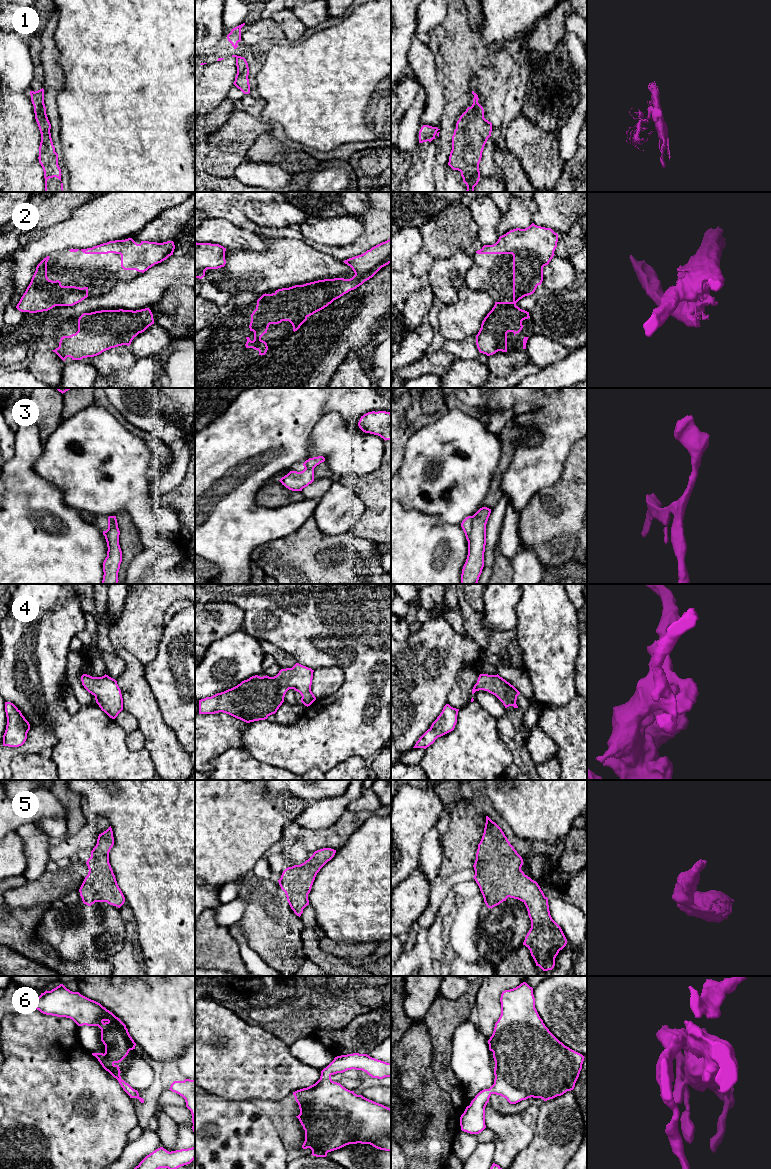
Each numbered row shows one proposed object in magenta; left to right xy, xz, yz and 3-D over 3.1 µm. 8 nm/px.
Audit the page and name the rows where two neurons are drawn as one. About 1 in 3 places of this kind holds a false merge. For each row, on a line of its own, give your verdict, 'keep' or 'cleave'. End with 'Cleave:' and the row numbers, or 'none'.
1: keep
2: cleave
3: cleave
4: keep
5: keep
6: keep
Cleave: 2, 3

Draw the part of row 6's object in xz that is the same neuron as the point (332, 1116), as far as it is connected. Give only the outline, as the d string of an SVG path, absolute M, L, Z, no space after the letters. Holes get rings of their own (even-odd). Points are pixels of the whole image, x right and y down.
M353 1053L335 1057L321 1071L320 1079L315 1084L293 1092L300 1109L300 1114L296 1117L305 1130L302 1148L310 1148L313 1156L326 1157L328 1152L357 1143L370 1144L377 1149L391 1151L391 1109L357 1095L331 1079L332 1075L351 1069L362 1070L372 1078L391 1077L391 1063L367 1054Z

